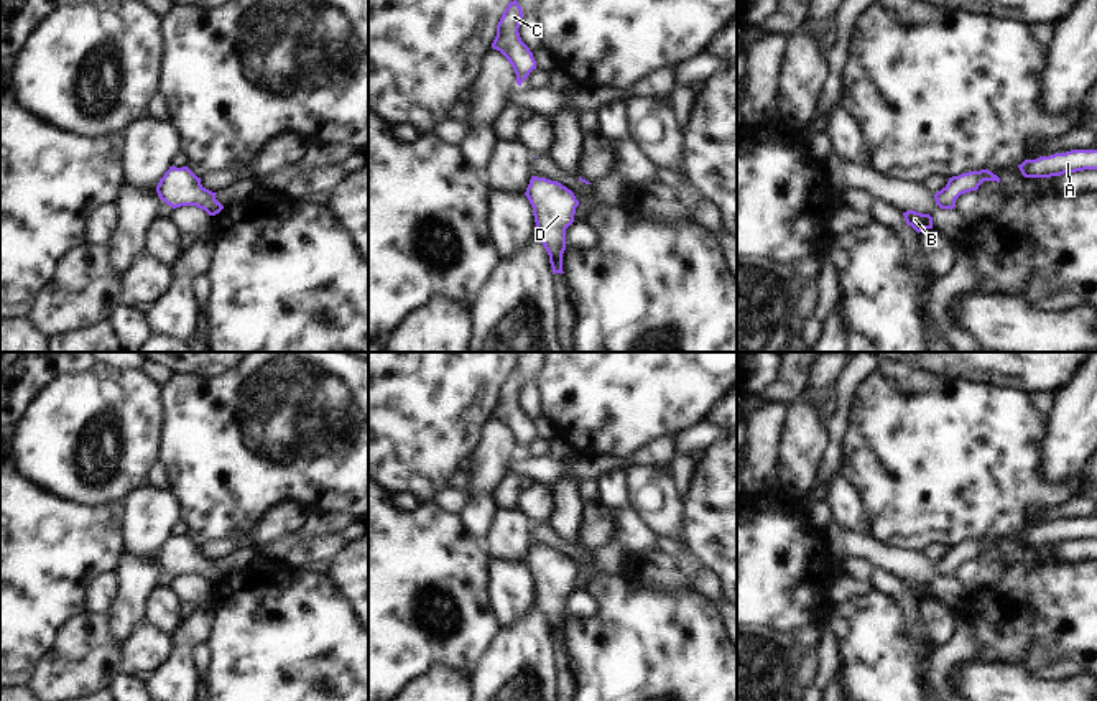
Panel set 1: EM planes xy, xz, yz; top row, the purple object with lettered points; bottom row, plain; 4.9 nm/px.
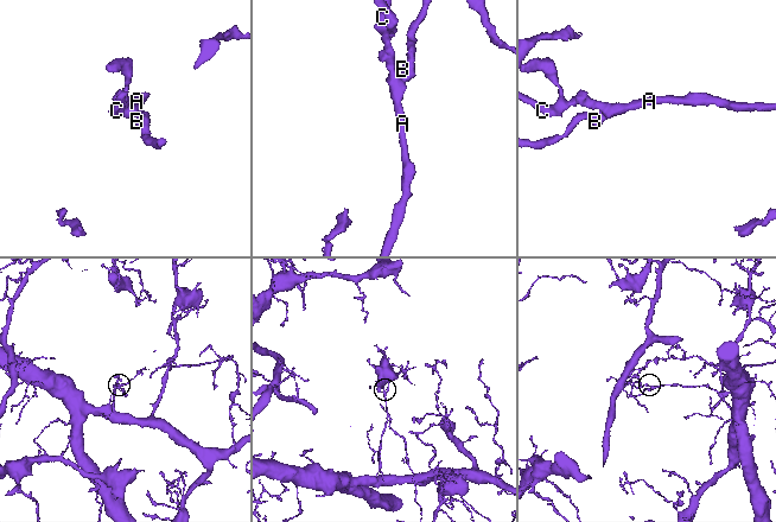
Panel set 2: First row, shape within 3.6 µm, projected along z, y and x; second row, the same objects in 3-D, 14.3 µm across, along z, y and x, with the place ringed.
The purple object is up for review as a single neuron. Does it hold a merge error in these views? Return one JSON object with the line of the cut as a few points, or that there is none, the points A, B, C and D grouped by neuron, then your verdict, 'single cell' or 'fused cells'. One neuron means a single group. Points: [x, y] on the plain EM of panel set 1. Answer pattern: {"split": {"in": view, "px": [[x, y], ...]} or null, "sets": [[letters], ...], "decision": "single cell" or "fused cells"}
{"split": null, "sets": [["A", "B", "C", "D"]], "decision": "single cell"}

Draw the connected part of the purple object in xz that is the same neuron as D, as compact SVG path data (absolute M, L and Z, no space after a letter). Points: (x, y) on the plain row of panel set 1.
M531 545L525 564L533 576L536 606L549 624L553 643L564 642L566 597L574 591L579 569L561 551L538 545Z

